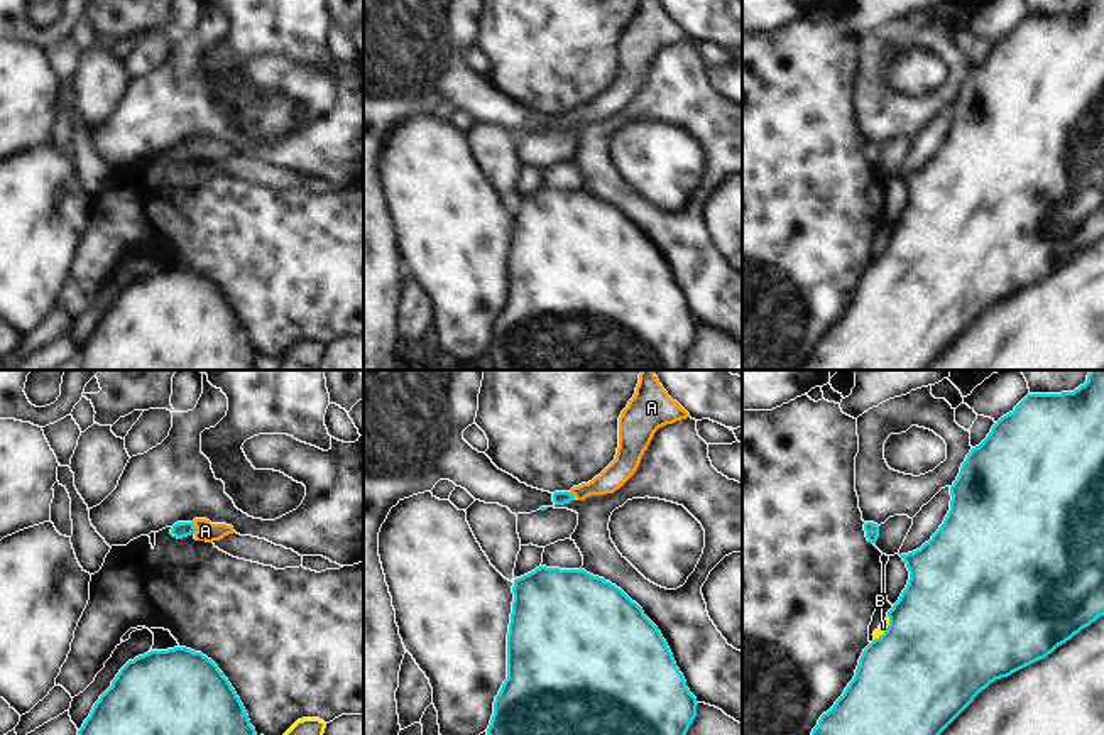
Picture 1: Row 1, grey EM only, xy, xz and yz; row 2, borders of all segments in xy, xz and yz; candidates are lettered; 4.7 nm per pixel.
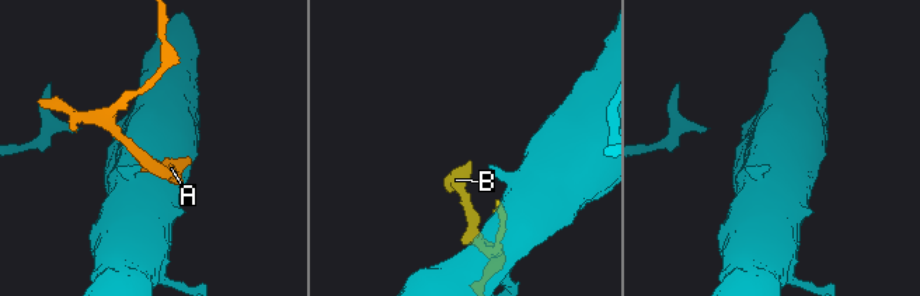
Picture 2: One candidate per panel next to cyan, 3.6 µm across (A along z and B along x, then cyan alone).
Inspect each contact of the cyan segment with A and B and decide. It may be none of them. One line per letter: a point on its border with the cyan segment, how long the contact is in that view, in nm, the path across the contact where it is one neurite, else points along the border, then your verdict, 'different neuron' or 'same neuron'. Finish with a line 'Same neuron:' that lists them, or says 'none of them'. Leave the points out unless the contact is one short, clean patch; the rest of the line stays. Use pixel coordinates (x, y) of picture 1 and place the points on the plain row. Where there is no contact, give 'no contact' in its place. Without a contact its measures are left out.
A: contact xy (195, 149); length 60 nm; way xy (181, 151), (195, 149), (205, 152); same neuron
B: contact yz (886, 250); length 140 nm; different neuron
Same neuron: A

